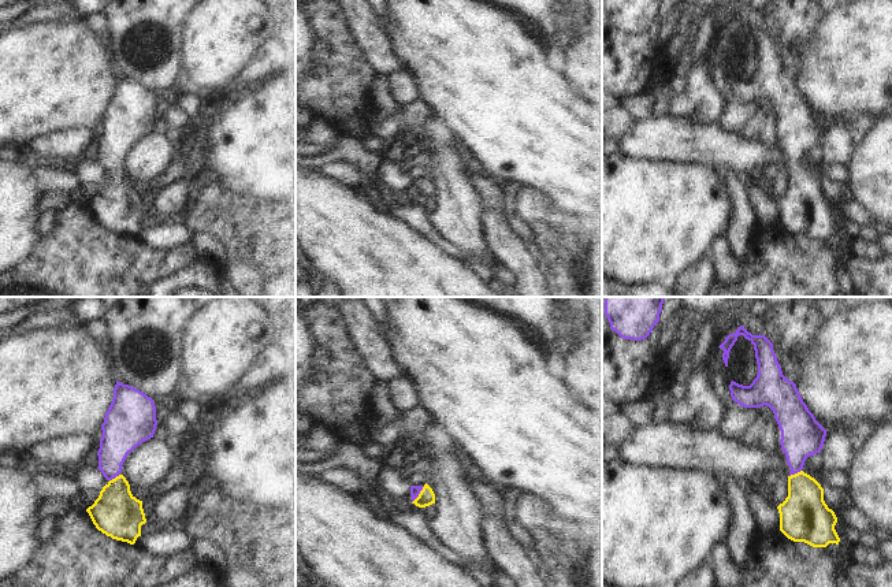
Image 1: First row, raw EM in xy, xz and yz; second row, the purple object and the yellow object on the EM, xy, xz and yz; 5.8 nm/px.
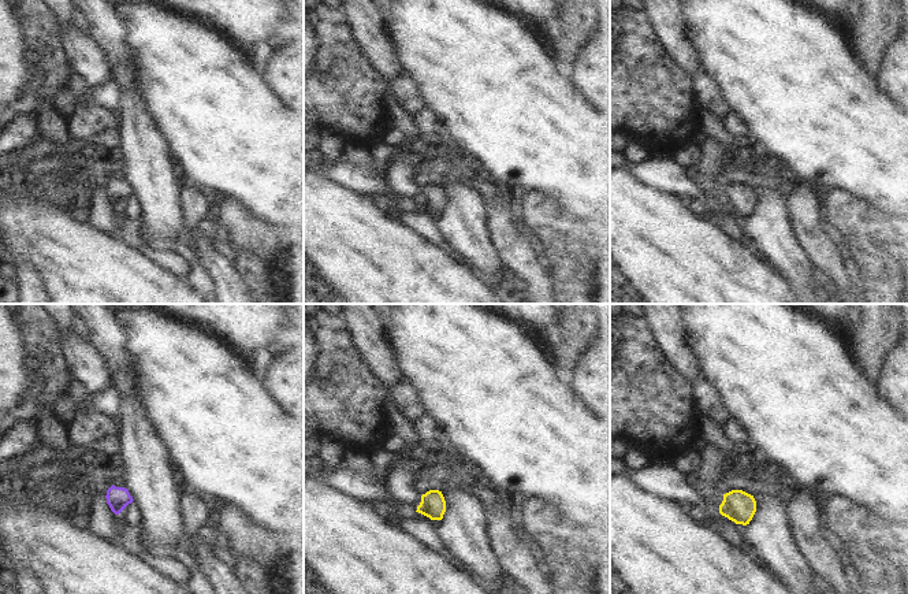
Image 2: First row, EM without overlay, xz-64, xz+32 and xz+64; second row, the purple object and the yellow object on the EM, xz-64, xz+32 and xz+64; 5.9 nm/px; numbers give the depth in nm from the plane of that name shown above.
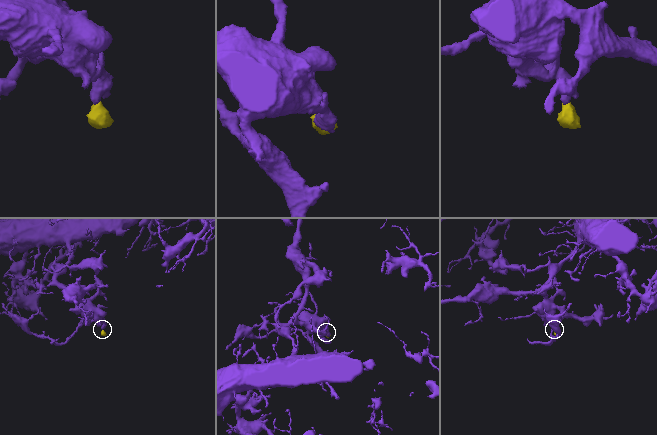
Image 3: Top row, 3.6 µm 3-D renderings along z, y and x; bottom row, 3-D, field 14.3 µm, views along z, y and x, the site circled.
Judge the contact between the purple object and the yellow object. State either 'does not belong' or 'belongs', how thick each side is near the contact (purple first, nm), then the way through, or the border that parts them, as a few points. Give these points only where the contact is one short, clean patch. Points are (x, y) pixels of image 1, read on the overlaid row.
belongs | 60/90 nm | across xz (415, 490), (419, 493), (426, 497)

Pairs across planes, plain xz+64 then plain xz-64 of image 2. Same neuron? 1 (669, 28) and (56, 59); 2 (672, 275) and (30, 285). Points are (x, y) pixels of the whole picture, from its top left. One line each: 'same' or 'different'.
1: different
2: different

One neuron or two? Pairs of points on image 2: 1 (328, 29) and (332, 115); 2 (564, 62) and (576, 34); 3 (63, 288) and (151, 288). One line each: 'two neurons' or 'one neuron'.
1: one neuron
2: one neuron
3: one neuron

